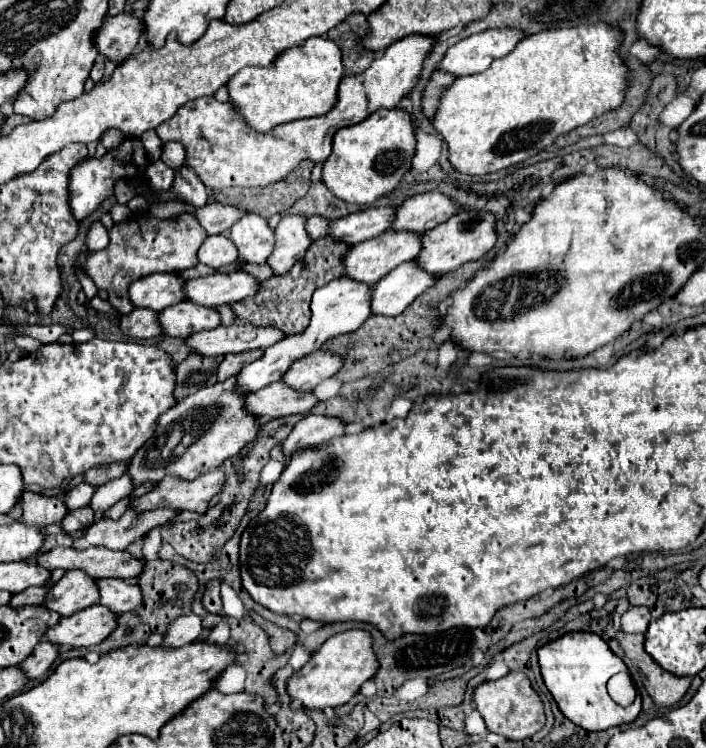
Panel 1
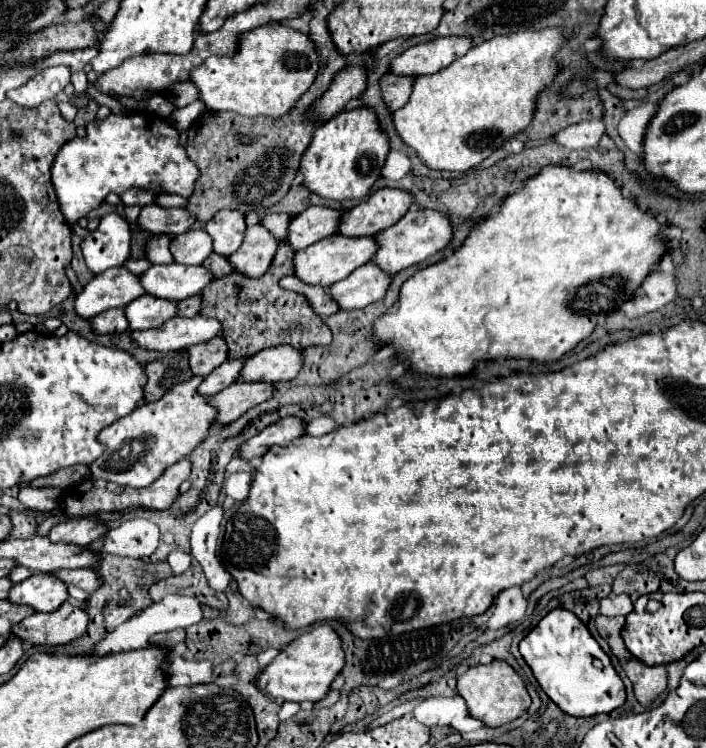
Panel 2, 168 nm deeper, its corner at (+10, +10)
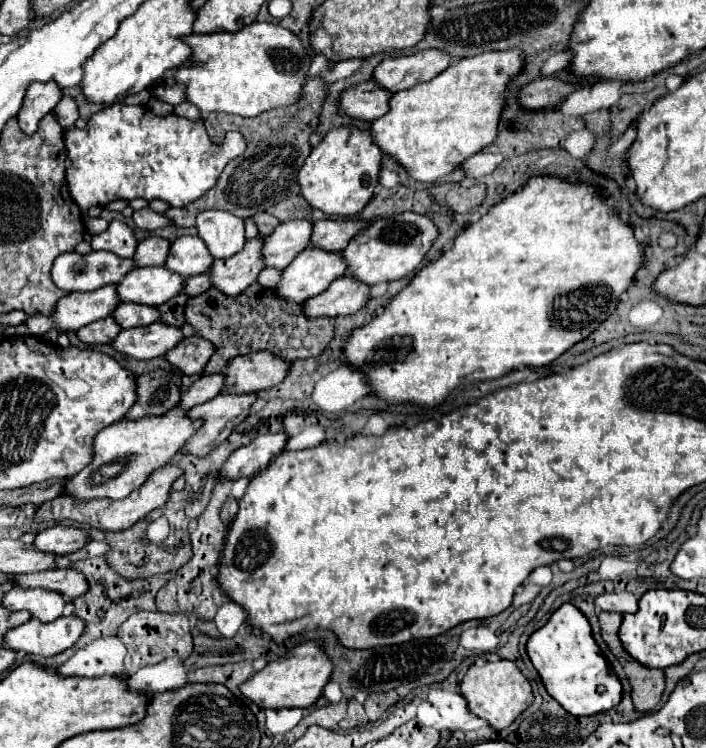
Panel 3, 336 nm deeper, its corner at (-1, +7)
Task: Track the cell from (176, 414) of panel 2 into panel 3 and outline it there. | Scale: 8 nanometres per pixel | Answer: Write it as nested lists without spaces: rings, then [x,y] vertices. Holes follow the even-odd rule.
[[[171,408],[163,416],[145,416],[141,420],[119,420],[107,428],[103,428],[93,440],[93,460],[83,472],[67,478],[63,484],[63,492],[79,502],[93,500],[93,498],[111,498],[121,500],[131,490],[139,488],[147,476],[155,470],[165,466],[195,434],[199,428],[199,420],[189,420],[187,412],[181,408]]]

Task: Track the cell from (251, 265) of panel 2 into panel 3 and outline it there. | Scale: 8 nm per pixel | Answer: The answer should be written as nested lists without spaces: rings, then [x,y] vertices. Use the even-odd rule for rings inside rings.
[[[261,236],[245,242],[243,250],[227,260],[213,260],[207,274],[211,276],[213,288],[221,290],[225,296],[237,296],[247,286],[251,286],[257,274],[265,268],[261,260]]]

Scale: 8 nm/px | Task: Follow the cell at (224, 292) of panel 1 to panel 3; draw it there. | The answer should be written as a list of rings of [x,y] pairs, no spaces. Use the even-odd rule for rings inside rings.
[[[165,266],[133,268],[117,284],[117,296],[121,302],[139,302],[159,306],[183,292],[183,278],[169,272]]]

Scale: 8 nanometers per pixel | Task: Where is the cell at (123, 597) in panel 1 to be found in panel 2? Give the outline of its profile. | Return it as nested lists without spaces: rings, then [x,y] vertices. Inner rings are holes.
[[[72,569],[72,571],[56,571],[58,579],[68,585],[70,597],[86,603],[88,597],[100,587],[100,575],[96,569]]]

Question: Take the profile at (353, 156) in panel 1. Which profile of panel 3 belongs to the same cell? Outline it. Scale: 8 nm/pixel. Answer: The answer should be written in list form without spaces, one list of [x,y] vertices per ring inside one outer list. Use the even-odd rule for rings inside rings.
[[[343,126],[333,128],[315,148],[311,148],[307,162],[299,170],[301,196],[311,208],[317,208],[329,216],[351,218],[365,208],[379,184],[381,156],[381,150],[371,142],[371,136],[365,130]]]

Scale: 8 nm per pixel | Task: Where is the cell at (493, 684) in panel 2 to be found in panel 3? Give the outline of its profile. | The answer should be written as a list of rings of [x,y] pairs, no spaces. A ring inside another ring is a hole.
[[[511,660],[485,662],[483,666],[477,664],[469,666],[463,680],[459,682],[459,690],[469,704],[469,710],[479,718],[487,720],[495,730],[507,728],[533,702],[531,684]]]

